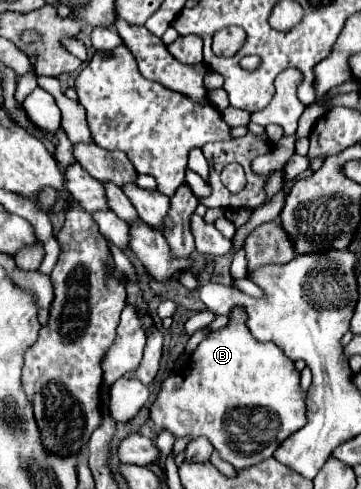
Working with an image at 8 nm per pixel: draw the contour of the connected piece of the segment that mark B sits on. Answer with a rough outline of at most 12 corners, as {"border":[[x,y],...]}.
{"border":[[246,311],[150,405],[246,469],[306,423],[300,373]]}

